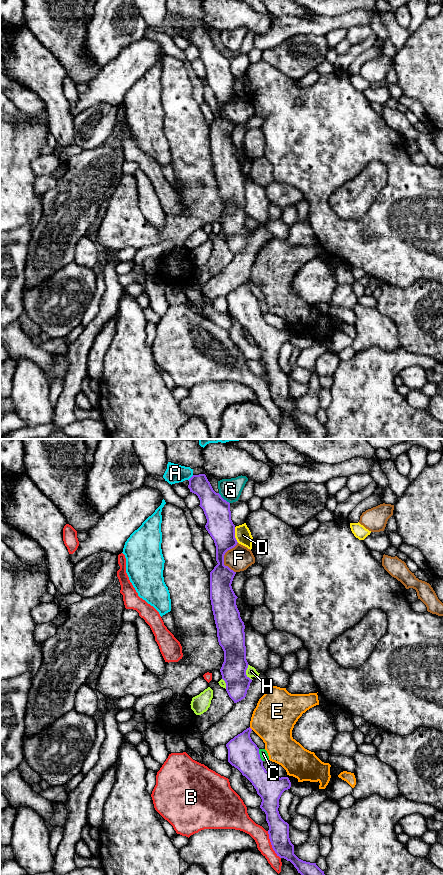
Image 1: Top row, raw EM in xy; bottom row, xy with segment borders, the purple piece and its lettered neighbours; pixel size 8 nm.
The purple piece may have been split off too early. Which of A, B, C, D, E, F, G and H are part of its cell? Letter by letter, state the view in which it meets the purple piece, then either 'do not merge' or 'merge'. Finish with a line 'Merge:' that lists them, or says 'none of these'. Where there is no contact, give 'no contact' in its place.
A: meets purple in xy; do not merge
B: meets purple in xy; do not merge
C: meets purple in xy; do not merge
D: meets purple in xy; do not merge
E: meets purple in xy; do not merge
F: meets purple in xy; do not merge
G: meets purple in xy; do not merge
H: meets purple in xy; do not merge
Merge: none of these

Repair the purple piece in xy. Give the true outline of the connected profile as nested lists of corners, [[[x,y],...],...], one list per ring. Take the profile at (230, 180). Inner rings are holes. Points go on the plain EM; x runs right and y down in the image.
[[[205,26],[193,27],[188,33],[190,44],[196,46],[200,52],[199,58],[203,61],[207,71],[205,80],[216,98],[216,113],[218,116],[210,124],[210,152],[217,180],[218,194],[224,203],[224,214],[220,224],[226,235],[226,243],[229,249],[234,255],[237,255],[246,249],[252,231],[246,227],[249,216],[246,212],[245,177],[236,157],[238,149],[231,138],[236,124],[224,117],[225,105],[238,95],[235,90],[235,77],[231,72],[230,55],[213,42]]]

